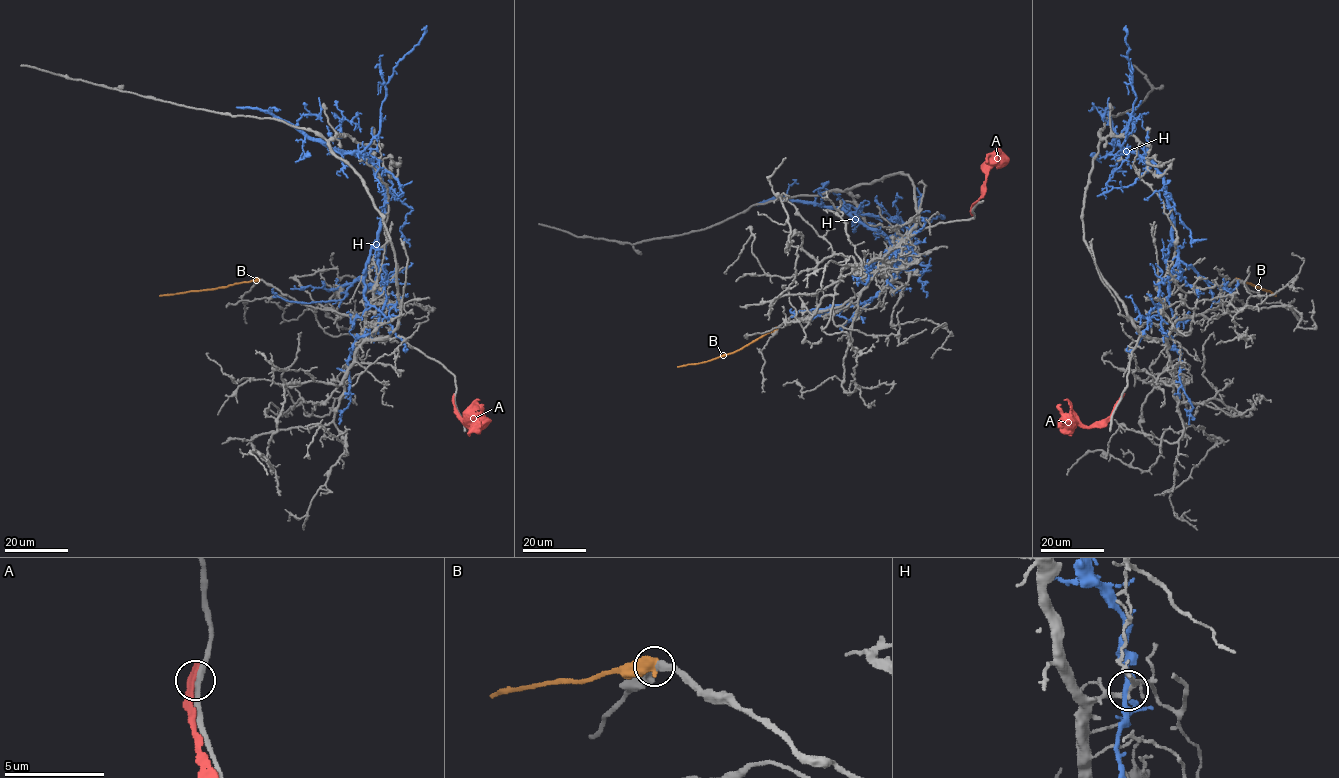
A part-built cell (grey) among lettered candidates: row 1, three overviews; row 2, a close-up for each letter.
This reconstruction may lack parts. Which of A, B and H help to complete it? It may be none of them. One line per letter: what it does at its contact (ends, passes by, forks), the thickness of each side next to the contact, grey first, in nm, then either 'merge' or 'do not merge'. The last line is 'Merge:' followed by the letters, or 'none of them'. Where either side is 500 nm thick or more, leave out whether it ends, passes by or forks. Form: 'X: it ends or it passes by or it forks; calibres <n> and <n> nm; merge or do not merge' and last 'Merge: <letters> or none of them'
A: it ends; calibres 300 and 440 nm; do not merge
B: calibres 280 and 750 nm; do not merge
H: it passes by; calibres 220 and 360 nm; do not merge
Merge: none of them

